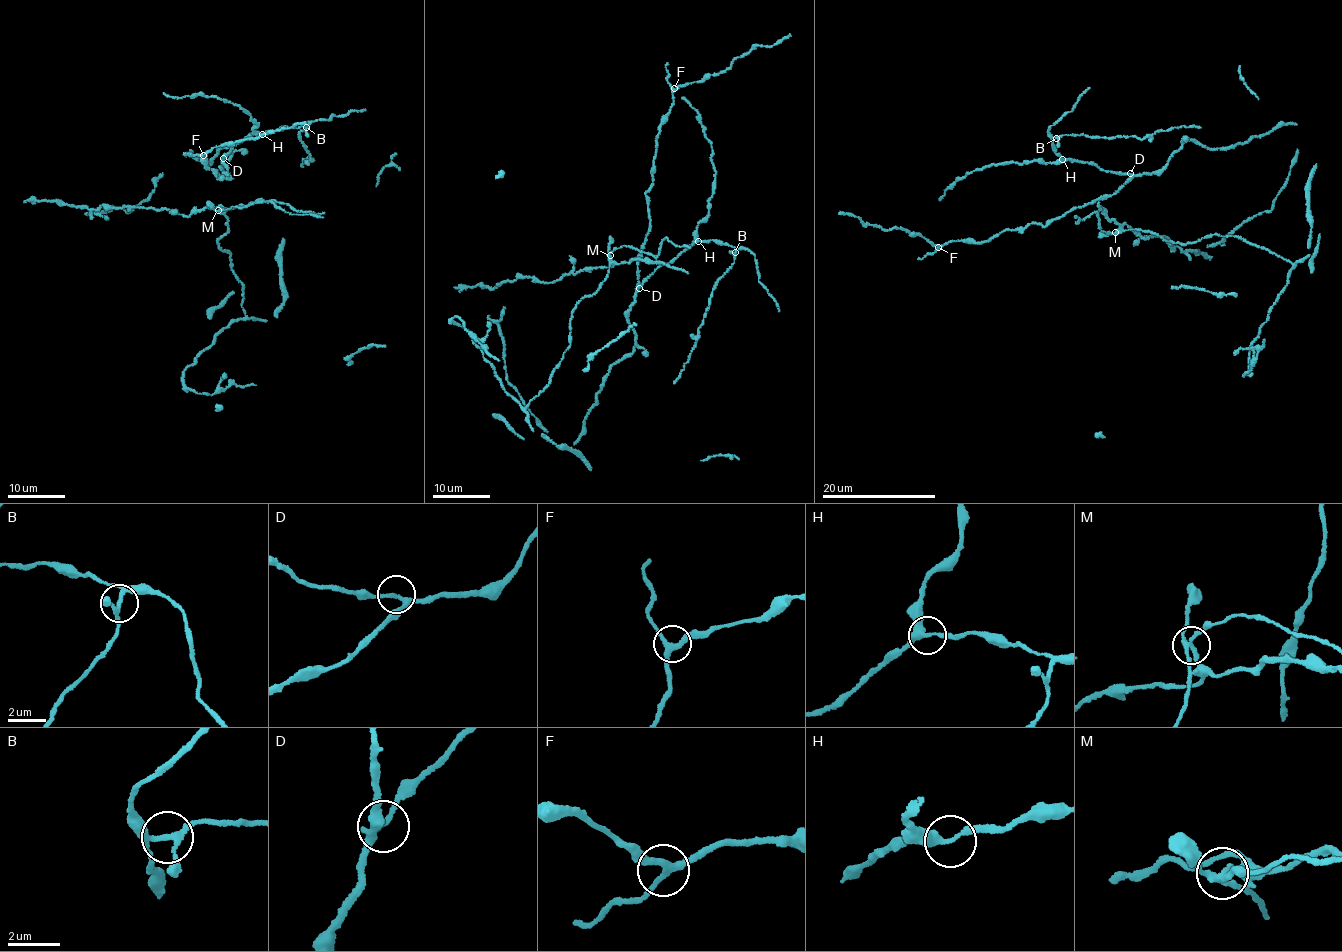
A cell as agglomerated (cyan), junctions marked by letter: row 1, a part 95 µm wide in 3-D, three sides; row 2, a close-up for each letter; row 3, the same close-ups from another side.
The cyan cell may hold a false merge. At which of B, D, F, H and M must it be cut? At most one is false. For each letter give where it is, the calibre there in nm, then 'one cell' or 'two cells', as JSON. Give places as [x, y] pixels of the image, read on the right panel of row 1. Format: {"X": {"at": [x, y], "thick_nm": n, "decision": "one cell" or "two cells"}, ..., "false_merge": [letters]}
{"B": {"at": [1056, 138], "thick_nm": 200, "decision": "one cell"}, "D": {"at": [1130, 173], "thick_nm": 200, "decision": "one cell"}, "F": {"at": [938, 247], "thick_nm": 240, "decision": "one cell"}, "H": {"at": [1062, 159], "thick_nm": 280, "decision": "one cell"}, "M": {"at": [1115, 232], "thick_nm": 200, "decision": "two cells"}, "false_merge": ["M"]}

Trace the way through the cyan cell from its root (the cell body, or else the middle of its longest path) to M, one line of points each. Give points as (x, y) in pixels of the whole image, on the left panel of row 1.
M: (226, 225), (227, 218), (219, 210)

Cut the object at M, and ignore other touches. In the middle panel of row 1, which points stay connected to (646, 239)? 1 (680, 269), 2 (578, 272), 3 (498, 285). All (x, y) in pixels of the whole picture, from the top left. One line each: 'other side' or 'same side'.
1: other side
2: other side
3: other side

